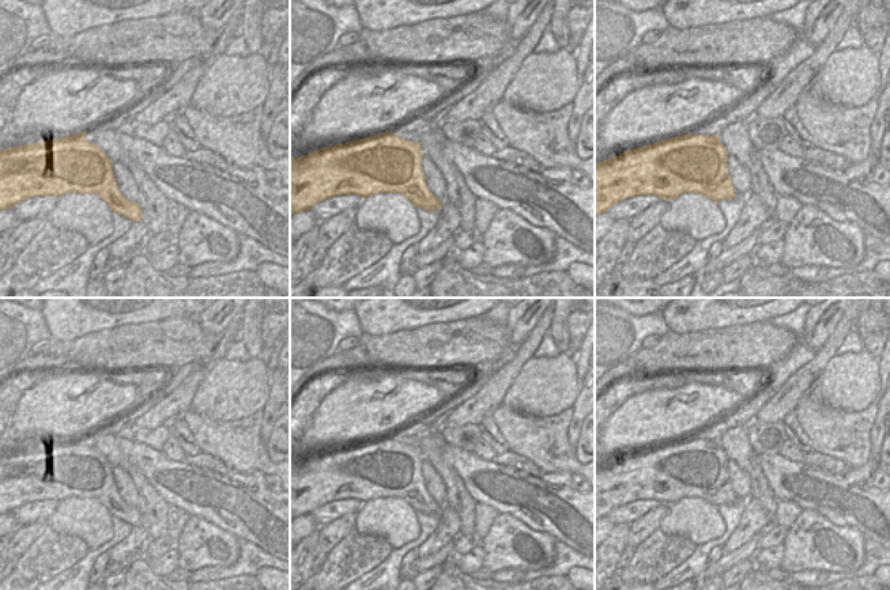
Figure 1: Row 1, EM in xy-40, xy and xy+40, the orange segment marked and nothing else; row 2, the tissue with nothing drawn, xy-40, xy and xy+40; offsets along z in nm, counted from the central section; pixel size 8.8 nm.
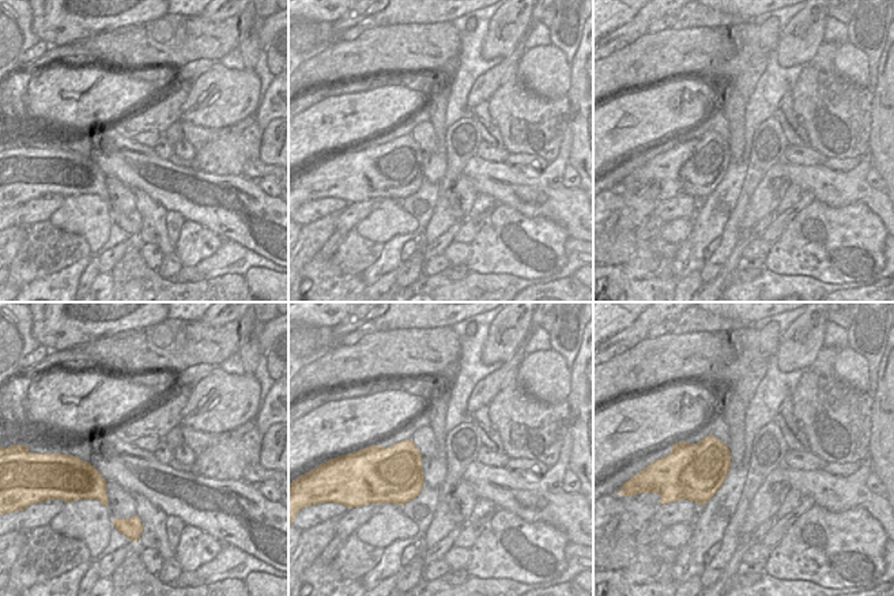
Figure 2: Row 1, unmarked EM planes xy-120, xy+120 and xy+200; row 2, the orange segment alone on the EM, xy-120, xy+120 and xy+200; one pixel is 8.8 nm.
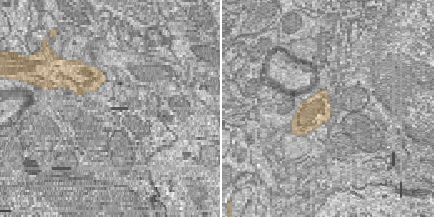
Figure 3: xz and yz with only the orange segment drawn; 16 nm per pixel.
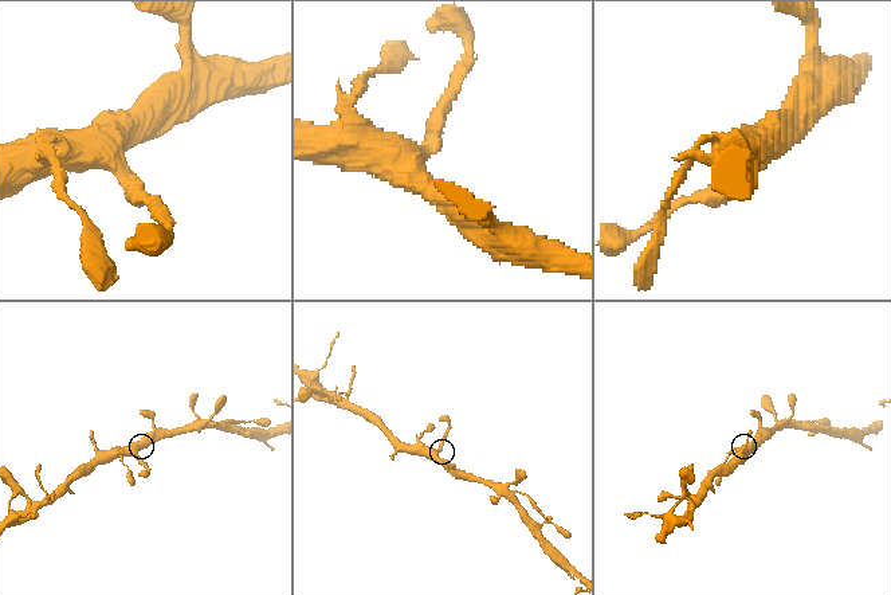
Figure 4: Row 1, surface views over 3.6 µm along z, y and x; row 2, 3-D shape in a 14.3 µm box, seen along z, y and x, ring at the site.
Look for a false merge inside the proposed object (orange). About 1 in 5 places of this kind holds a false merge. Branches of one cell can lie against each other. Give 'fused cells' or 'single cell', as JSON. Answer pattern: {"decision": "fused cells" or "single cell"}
{"decision": "single cell"}

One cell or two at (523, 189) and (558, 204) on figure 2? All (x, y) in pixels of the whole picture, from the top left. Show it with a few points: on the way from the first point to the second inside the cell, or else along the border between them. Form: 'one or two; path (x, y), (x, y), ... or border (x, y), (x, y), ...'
one; path (531, 195), (550, 196)

